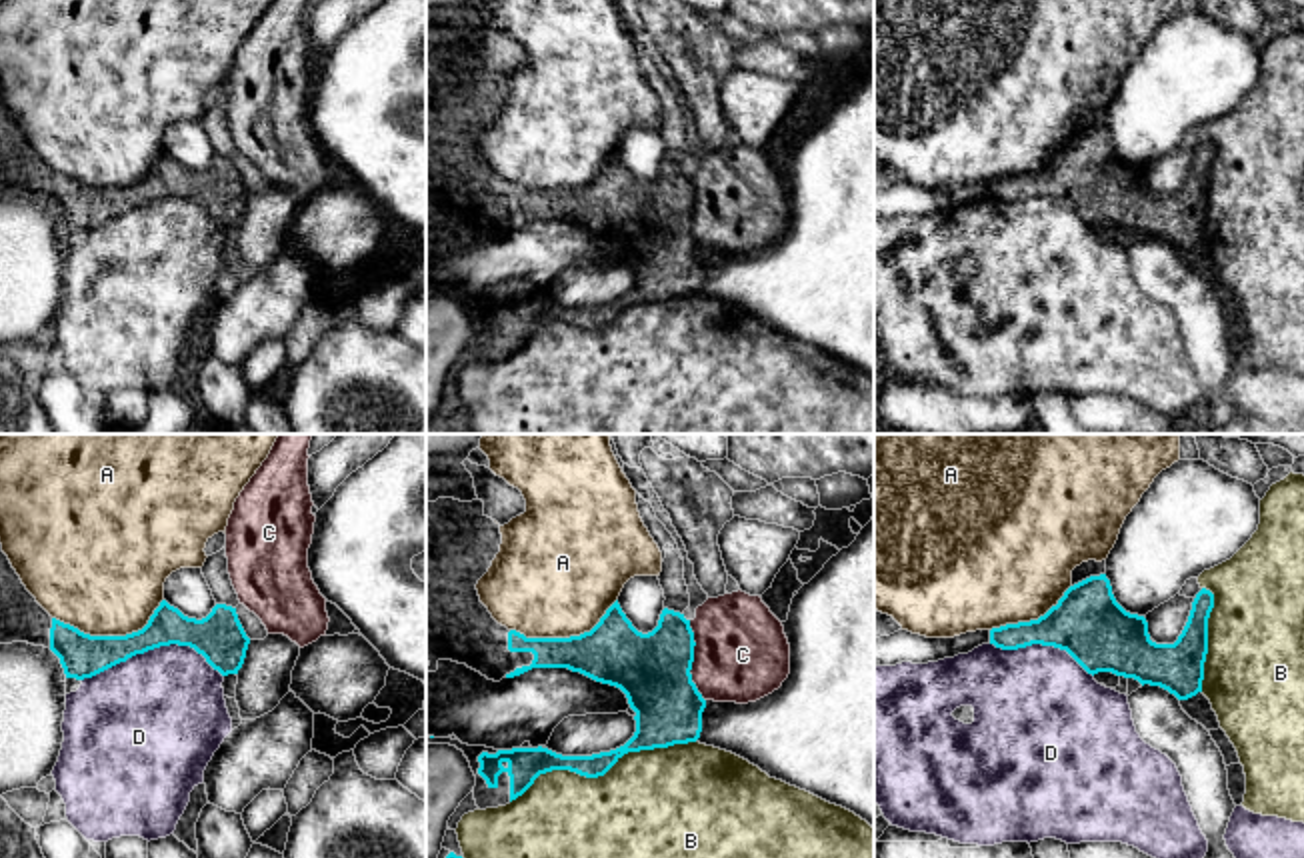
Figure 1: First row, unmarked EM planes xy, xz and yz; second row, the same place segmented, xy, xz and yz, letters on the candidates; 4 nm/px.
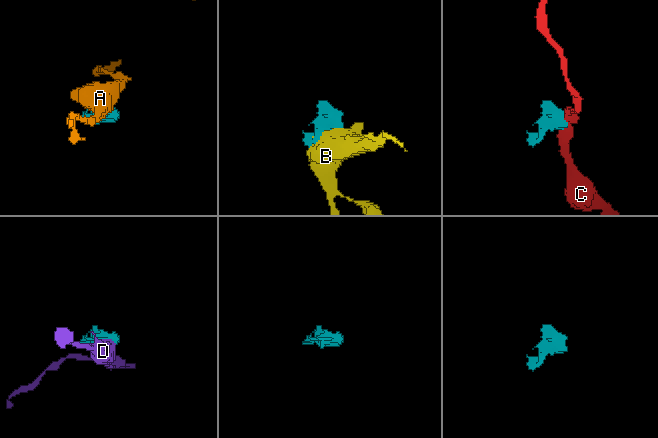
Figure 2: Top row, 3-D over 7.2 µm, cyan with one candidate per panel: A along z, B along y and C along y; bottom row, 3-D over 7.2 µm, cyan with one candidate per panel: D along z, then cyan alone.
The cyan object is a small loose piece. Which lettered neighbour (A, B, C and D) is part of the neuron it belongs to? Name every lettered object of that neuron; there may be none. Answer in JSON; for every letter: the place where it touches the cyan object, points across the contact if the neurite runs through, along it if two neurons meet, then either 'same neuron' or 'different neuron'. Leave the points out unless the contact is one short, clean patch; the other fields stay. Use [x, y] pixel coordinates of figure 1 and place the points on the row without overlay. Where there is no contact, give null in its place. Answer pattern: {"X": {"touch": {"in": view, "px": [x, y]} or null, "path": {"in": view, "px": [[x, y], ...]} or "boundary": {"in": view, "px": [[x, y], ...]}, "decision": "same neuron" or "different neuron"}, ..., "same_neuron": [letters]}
{"A": {"touch": {"in": "xy", "px": [110, 188]}, "decision": "different neuron"}, "B": {"touch": {"in": "xz", "px": [602, 326]}, "decision": "different neuron"}, "C": {"touch": {"in": "xz", "px": [692, 212]}, "decision": "different neuron"}, "D": {"touch": {"in": "xy", "px": [150, 200]}, "decision": "different neuron"}, "same_neuron": []}

